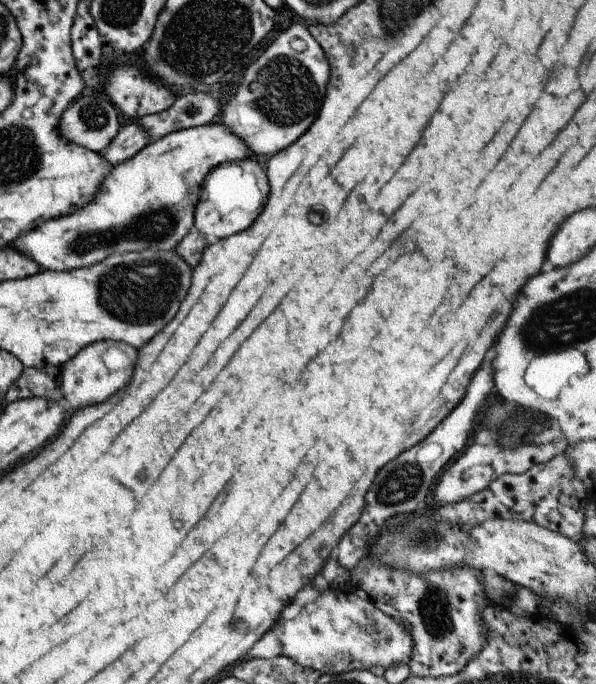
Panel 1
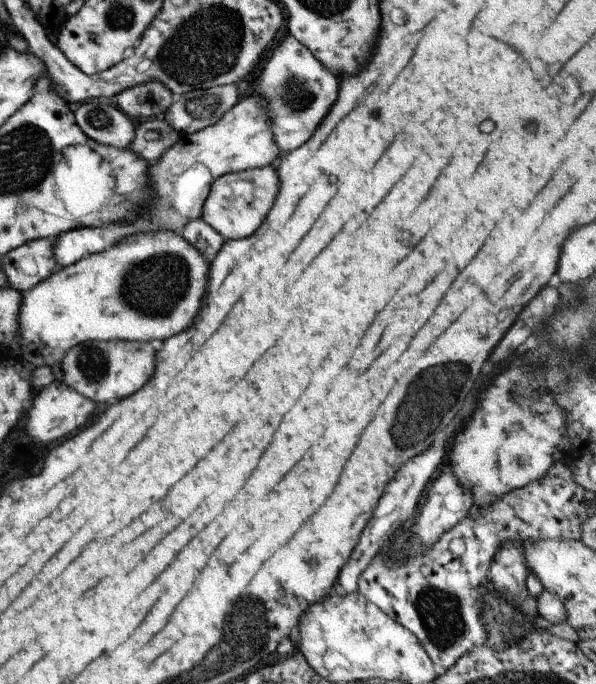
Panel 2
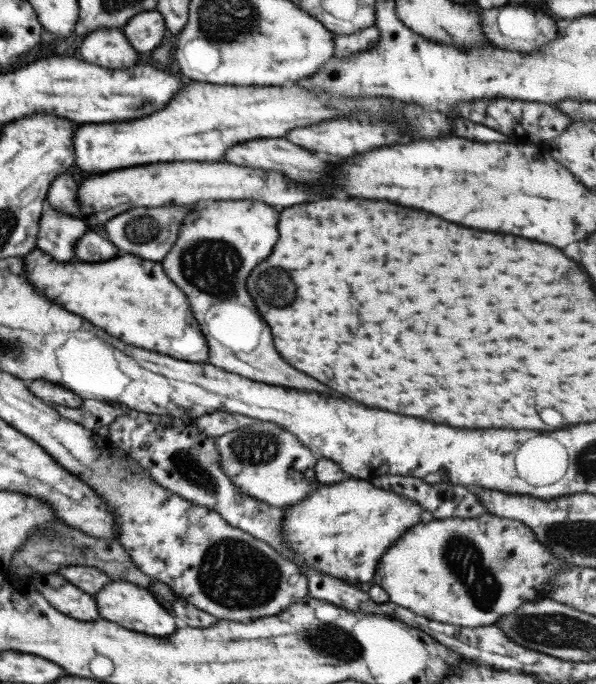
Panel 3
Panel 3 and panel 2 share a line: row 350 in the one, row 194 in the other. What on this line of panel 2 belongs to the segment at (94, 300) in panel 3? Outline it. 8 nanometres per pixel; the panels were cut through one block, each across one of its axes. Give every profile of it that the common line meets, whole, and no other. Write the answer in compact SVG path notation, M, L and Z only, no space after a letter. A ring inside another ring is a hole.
M252 92L224 112L215 124L194 133L179 134L177 142L153 162L155 166L148 176L148 200L144 201L144 210L136 212L131 221L104 227L81 227L58 235L52 249L58 268L101 252L127 236L155 234L157 231L180 232L188 220L202 214L205 197L215 179L227 173L271 164L279 150L272 135L267 110L268 104Z

